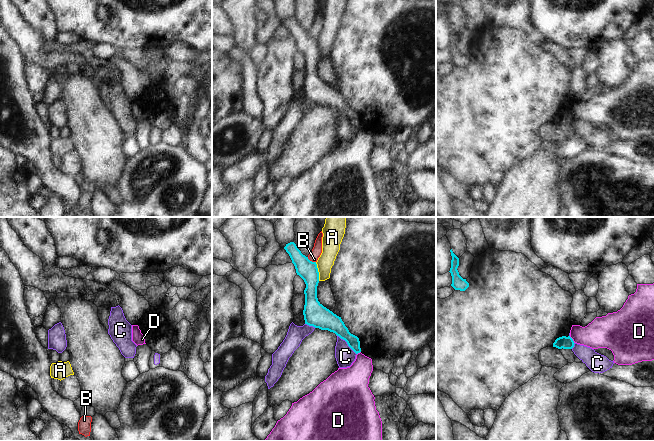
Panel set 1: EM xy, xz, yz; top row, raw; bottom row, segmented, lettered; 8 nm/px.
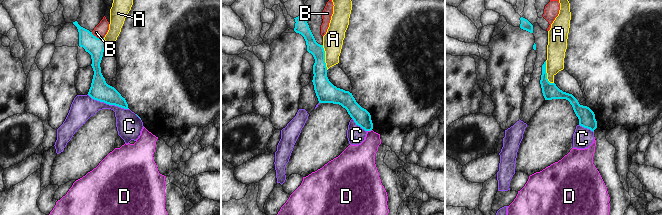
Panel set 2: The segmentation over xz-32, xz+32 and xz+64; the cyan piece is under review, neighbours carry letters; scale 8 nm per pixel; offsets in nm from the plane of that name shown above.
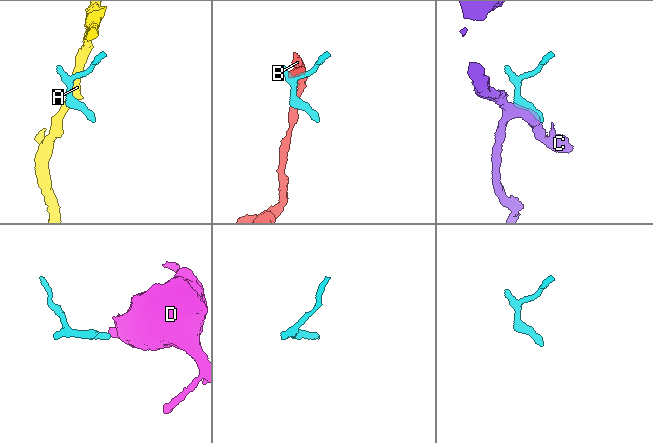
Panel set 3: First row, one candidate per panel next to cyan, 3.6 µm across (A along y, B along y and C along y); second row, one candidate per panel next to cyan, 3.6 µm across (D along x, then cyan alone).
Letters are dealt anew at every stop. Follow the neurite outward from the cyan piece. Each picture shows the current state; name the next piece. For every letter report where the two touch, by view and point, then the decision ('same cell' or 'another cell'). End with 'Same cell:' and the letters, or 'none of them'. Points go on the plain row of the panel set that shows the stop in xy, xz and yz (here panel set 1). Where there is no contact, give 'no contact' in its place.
A: xz (317, 47) | another cell
B: xz (311, 37) | another cell
C: xz (347, 119) | another cell
D: yz (572, 116) | another cell
Same cell: none of them

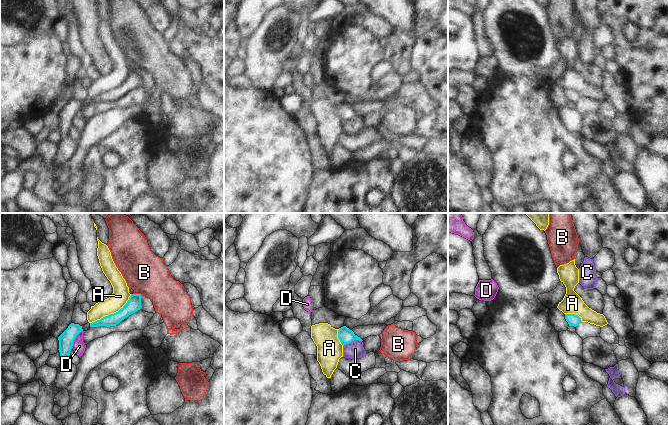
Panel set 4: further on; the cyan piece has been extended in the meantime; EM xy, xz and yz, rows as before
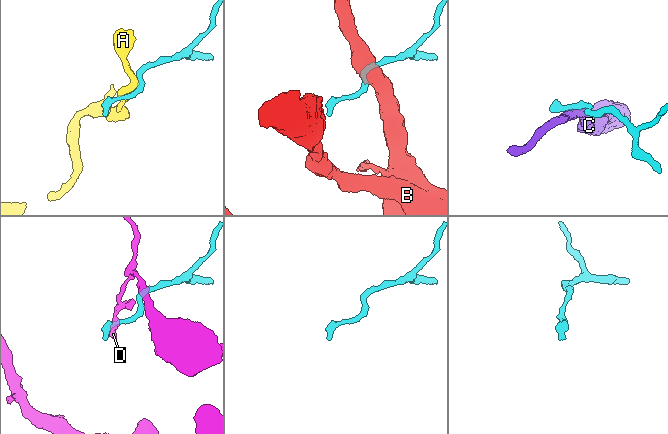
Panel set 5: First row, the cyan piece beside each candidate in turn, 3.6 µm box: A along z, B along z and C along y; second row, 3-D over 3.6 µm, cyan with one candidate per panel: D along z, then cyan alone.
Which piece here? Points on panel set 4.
A: xy (112, 90) | another cell
B: xy (138, 70) | another cell
C: xz (352, 116) | another cell
D: xy (74, 115) | another cell
Same cell: none of them

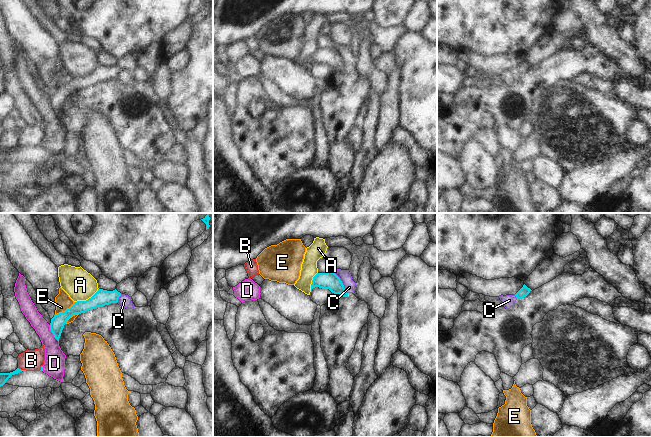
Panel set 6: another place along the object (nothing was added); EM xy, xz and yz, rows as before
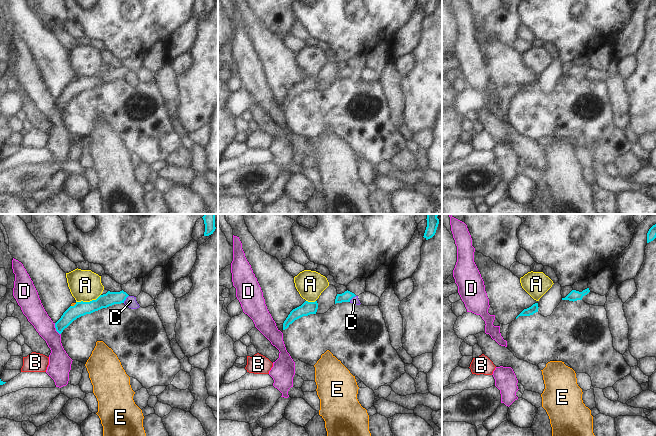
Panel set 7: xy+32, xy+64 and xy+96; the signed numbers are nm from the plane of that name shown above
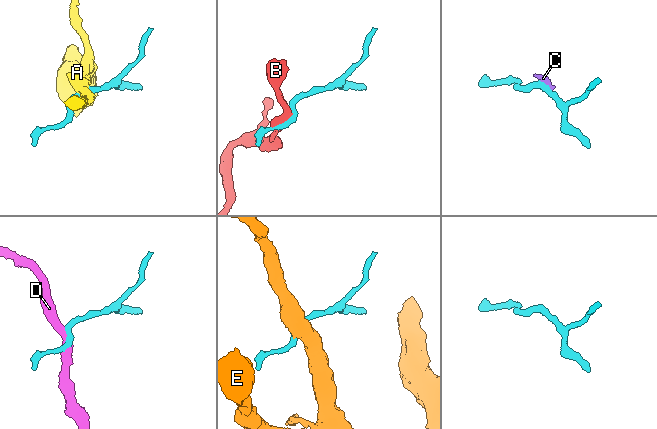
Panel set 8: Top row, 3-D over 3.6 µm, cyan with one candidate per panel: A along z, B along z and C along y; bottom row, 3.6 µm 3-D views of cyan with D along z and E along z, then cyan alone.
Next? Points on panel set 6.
A: xy (86, 76) | another cell
B: xy (22, 146) | another cell
C: xz (342, 59) | same cell
D: xy (52, 108) | another cell
E: xy (65, 87) | another cell
Same cell: C

